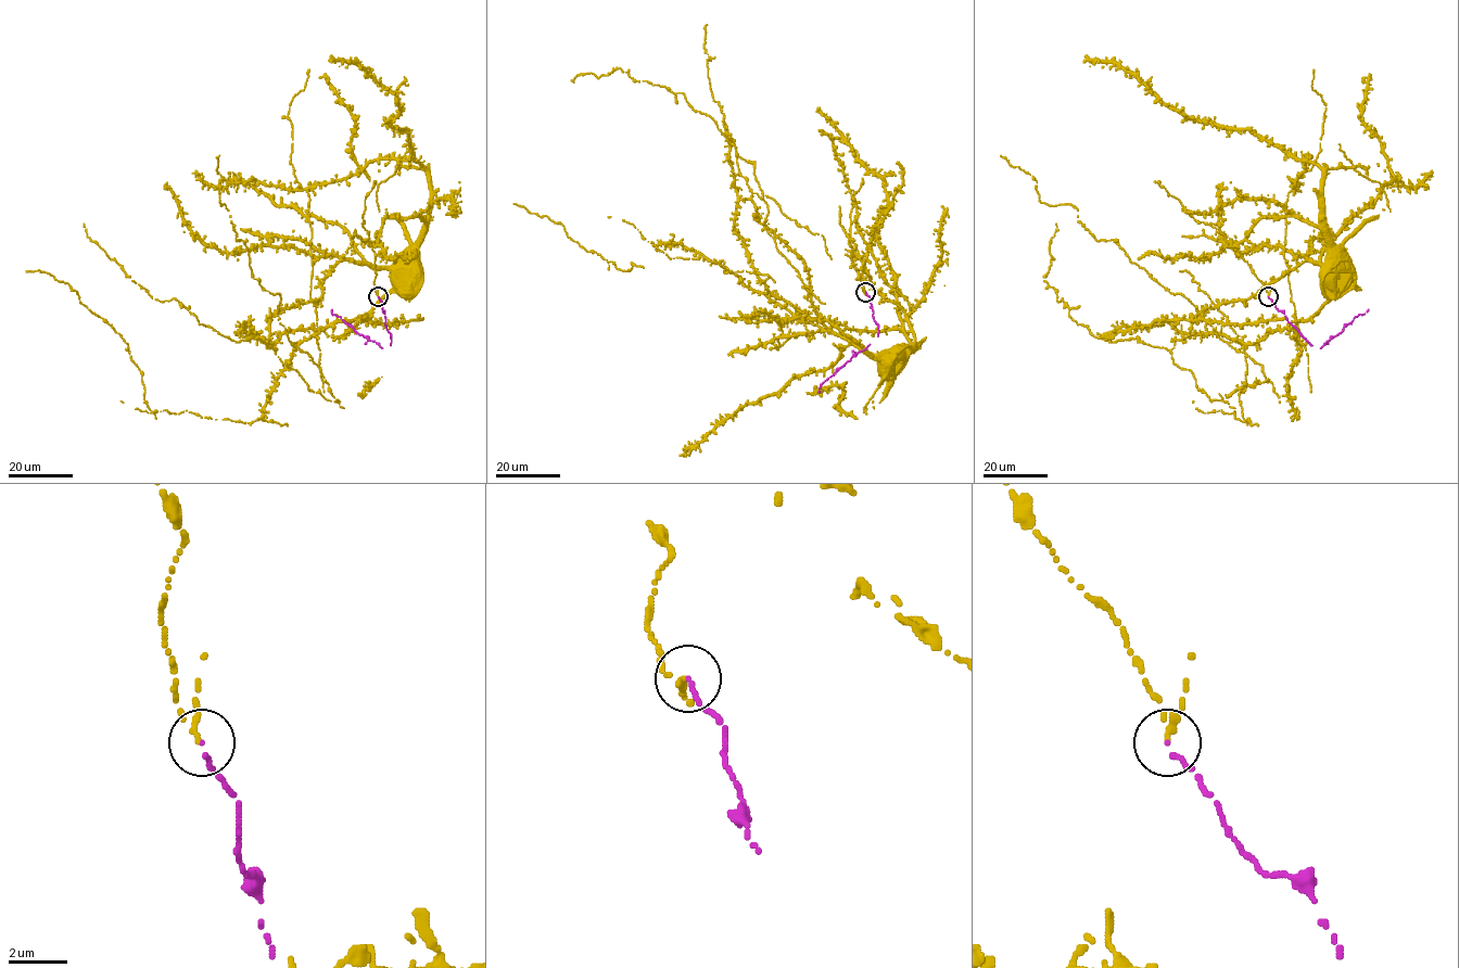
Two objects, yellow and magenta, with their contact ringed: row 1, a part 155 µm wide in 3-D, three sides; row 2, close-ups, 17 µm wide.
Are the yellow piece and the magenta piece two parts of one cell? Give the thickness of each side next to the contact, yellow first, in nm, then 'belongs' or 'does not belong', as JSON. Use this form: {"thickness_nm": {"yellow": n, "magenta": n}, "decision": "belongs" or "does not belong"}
{"thickness_nm": {"yellow": 160, "magenta": 140}, "decision": "belongs"}

